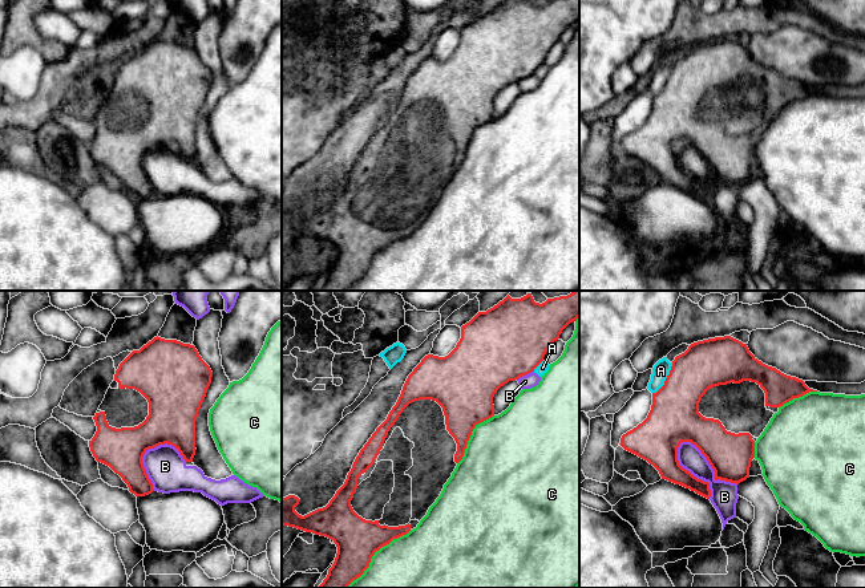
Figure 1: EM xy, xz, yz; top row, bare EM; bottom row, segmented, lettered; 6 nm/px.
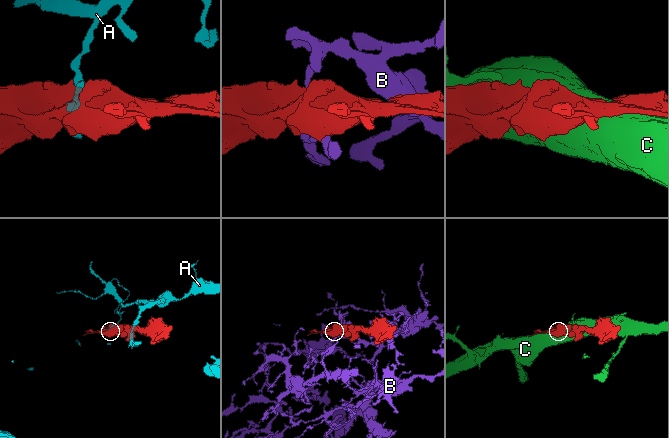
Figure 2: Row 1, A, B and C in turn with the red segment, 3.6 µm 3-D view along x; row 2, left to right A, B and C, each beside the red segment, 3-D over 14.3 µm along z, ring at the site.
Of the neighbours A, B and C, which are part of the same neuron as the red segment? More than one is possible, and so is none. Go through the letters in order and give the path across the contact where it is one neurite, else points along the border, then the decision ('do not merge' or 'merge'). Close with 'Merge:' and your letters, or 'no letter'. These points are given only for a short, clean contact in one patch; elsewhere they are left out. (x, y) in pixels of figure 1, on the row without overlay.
A: do not merge
B: do not merge
C: do not merge
Merge: no letter

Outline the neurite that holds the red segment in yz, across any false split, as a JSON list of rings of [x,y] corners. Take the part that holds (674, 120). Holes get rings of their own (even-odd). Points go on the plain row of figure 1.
[[[731,38],[698,44],[675,60],[664,88],[652,96],[647,121],[623,137],[619,147],[652,167],[662,182],[710,202],[710,186],[679,167],[679,147],[695,147],[714,171],[715,183],[739,187],[749,181],[755,161],[752,141],[761,138],[775,117],[767,110],[780,110],[809,94],[817,93],[809,92],[803,82],[763,66],[749,54],[747,46]]]

